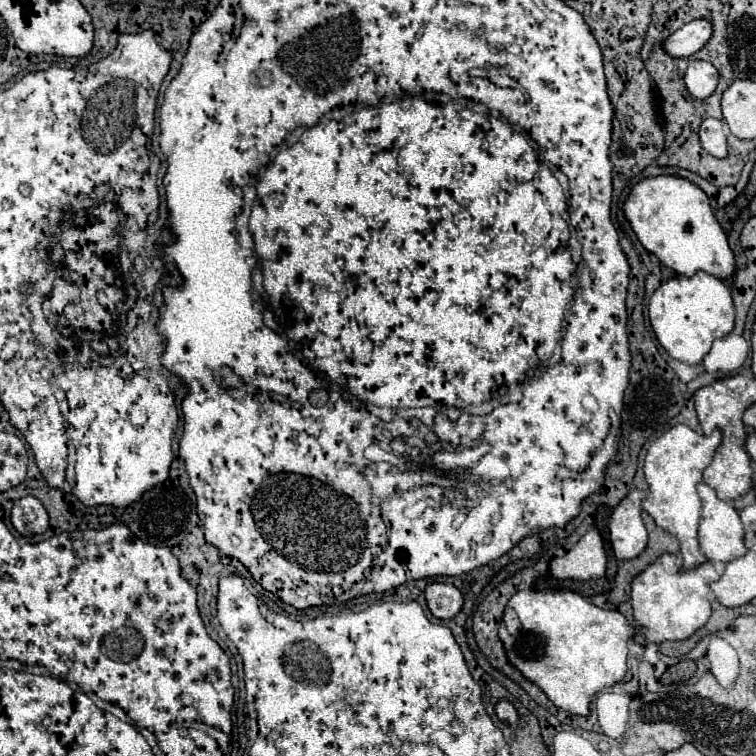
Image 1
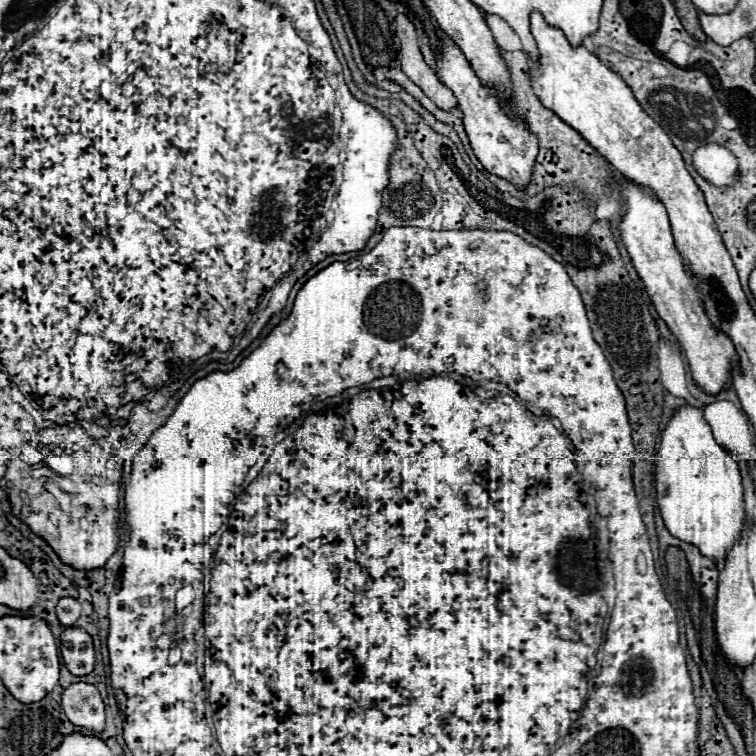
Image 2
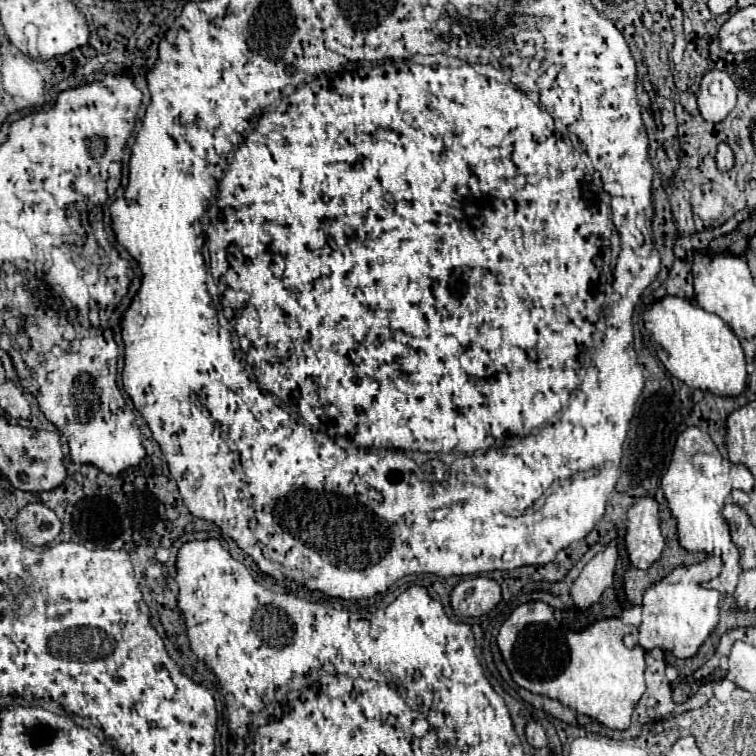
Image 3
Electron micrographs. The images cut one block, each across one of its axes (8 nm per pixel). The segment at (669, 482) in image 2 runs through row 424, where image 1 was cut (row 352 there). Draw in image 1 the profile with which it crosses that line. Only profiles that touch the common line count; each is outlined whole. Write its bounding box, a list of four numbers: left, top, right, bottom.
[648,272,734,364]

